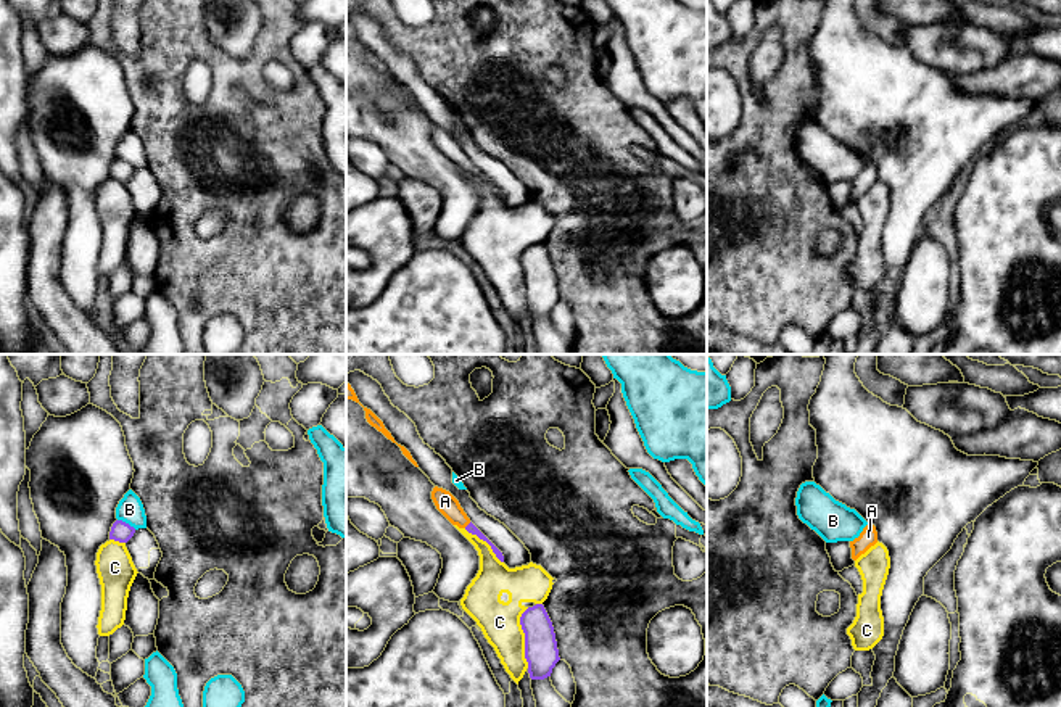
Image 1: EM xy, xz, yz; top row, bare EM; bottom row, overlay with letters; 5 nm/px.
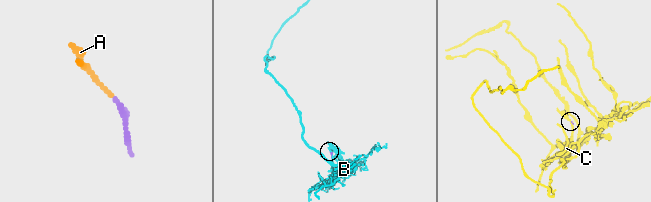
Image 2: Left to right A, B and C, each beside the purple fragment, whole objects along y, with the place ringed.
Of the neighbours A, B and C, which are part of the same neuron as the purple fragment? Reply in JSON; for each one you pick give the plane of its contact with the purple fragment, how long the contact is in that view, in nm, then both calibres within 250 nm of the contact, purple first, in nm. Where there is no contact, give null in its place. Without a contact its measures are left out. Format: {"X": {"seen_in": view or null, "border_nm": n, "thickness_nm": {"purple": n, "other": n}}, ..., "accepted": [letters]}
{"A": {"seen_in": "xz", "border_nm": 50, "thickness_nm": {"purple": 50, "other": 100}}, "accepted": ["A"]}

